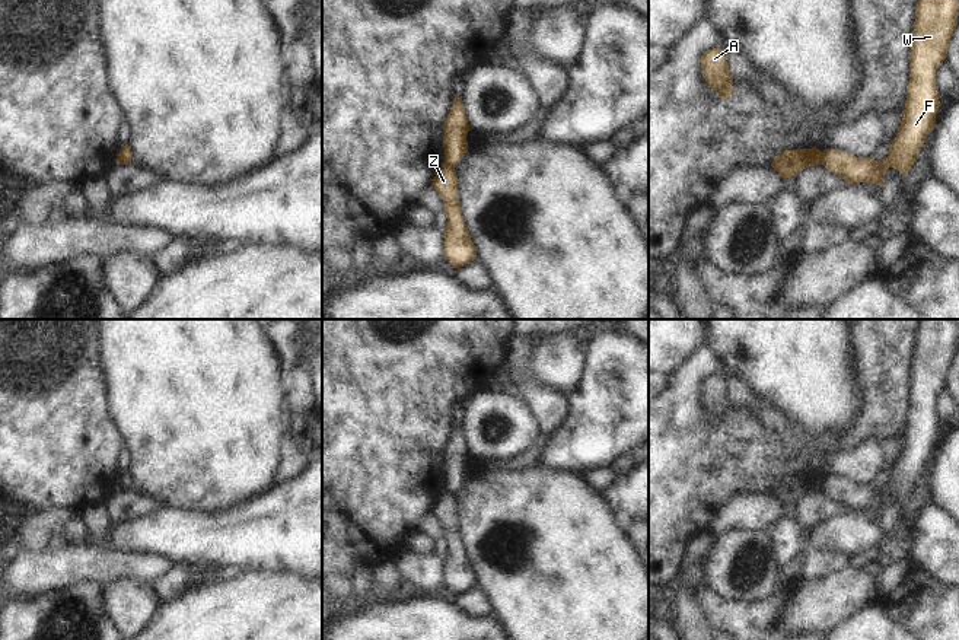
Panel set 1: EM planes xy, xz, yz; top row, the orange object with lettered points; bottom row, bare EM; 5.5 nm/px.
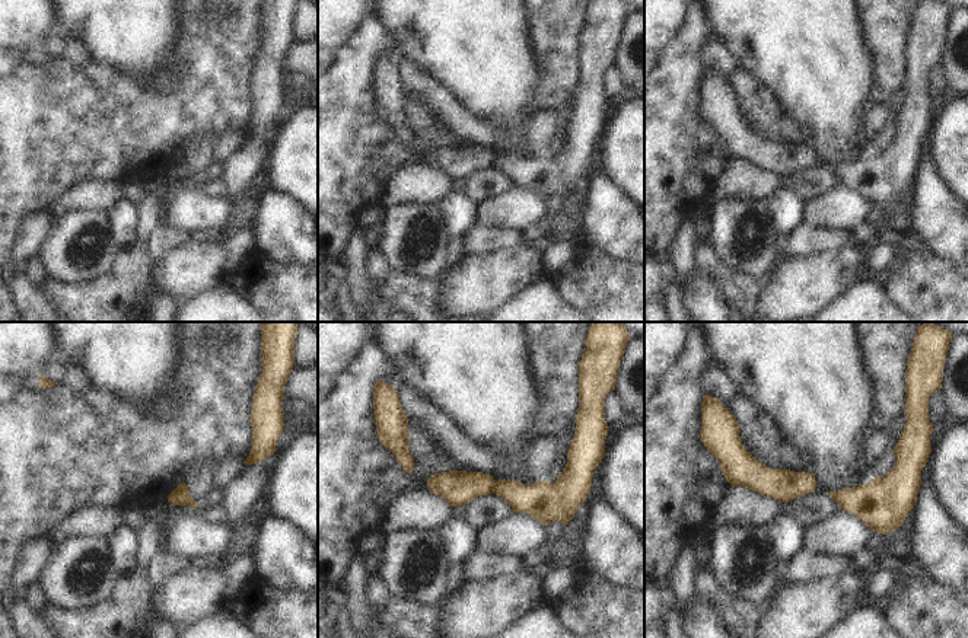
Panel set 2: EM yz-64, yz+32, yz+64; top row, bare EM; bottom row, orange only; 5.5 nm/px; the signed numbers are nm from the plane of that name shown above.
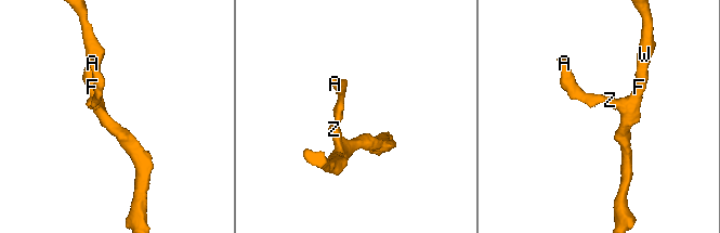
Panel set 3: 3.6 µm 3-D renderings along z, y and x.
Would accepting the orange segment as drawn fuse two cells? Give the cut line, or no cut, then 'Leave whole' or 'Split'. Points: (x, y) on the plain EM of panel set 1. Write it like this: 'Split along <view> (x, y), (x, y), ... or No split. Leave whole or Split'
Split along yz (824, 478), (819, 490). Split

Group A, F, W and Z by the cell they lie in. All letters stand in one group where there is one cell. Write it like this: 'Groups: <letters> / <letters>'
Groups: A / F W Z

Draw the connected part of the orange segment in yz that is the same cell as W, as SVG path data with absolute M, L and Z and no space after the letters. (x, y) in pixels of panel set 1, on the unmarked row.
M920 319L915 334L915 348L912 353L912 364L909 372L909 408L907 411L907 427L902 433L904 442L896 464L889 472L889 483L876 488L870 484L856 484L838 475L825 475L821 491L829 499L841 503L848 510L885 510L885 500L893 494L902 500L908 500L917 487L917 480L924 472L925 464L936 453L936 440L942 432L936 413L936 397L944 388L947 372L958 351L959 327L953 319Z

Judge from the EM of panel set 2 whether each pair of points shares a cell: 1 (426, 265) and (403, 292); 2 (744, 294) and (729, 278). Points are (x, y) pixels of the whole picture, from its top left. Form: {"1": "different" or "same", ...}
{"1": "different", "2": "same"}

